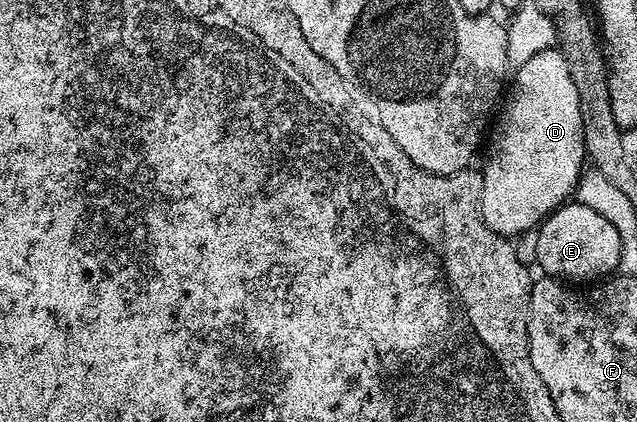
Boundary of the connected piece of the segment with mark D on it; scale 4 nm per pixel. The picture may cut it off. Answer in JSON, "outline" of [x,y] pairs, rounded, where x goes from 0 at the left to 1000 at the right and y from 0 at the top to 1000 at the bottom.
{"outline":[[[874,114],[841,126],[824,154],[808,166],[774,294],[774,315],[776,325],[771,322],[765,341],[766,367],[755,408],[758,443],[754,460],[754,512],[760,531],[783,557],[812,562],[829,545],[840,545],[860,509],[893,474],[917,410],[917,386],[920,391],[907,216],[896,190],[889,140]]]}

